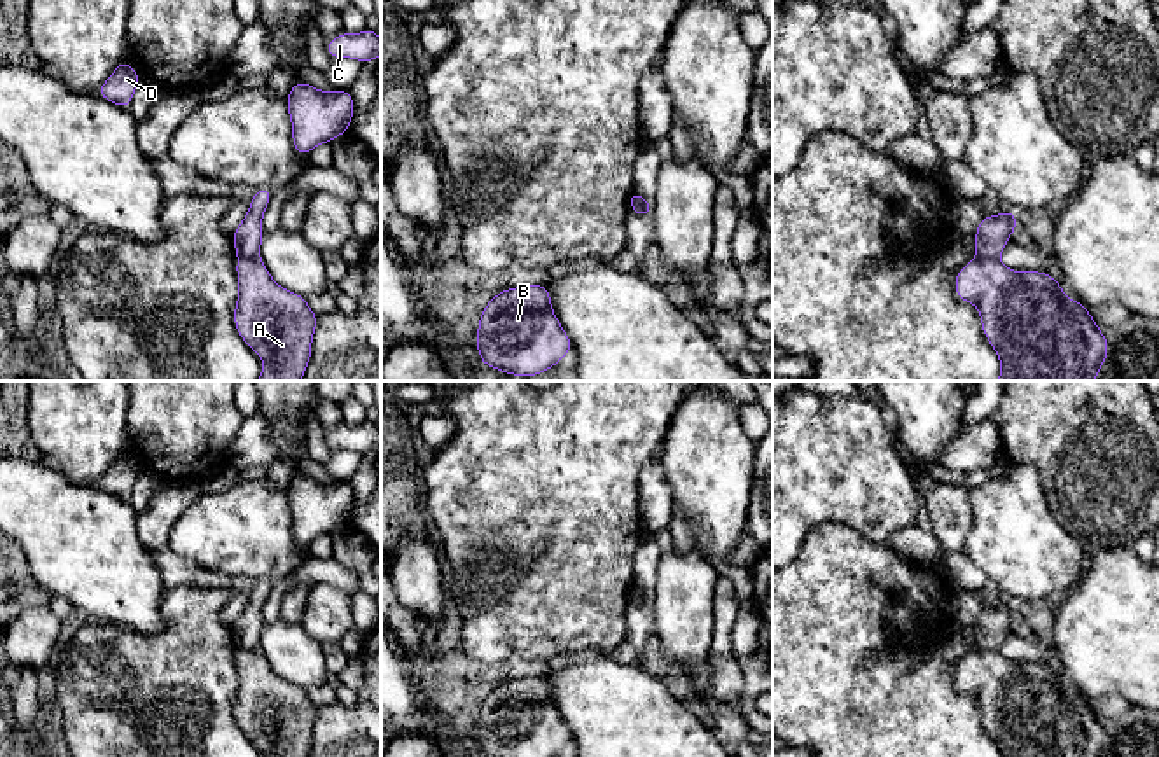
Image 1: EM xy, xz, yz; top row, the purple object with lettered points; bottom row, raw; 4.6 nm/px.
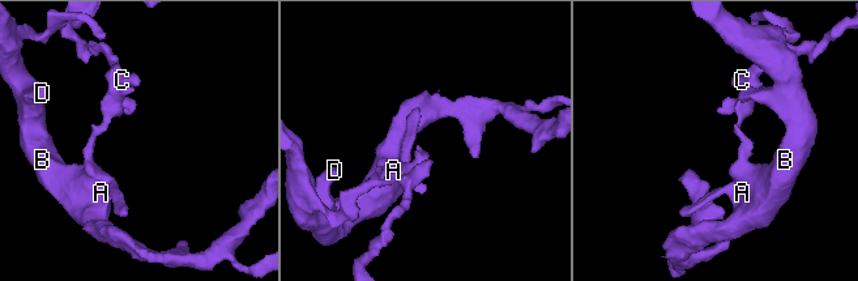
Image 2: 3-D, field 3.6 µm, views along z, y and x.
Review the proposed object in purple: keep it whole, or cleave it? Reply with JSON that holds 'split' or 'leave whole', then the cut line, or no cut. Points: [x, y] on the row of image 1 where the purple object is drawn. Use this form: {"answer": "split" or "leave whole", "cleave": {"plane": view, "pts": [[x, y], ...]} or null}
{"answer": "split", "cleave": {"plane": "xy", "pts": [[240, 256], [257, 259]]}}

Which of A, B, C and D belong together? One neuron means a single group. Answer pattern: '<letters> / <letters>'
A B D / C

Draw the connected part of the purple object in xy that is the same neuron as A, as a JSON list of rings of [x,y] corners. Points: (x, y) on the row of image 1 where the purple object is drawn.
[[[239,257],[236,274],[236,330],[266,362],[255,381],[301,381],[311,360],[318,316],[306,297],[281,288],[260,259]]]

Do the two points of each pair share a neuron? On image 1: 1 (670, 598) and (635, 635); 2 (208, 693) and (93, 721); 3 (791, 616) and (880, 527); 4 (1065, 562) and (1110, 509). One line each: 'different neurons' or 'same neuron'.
1: different neurons
2: same neuron
3: different neurons
4: different neurons

